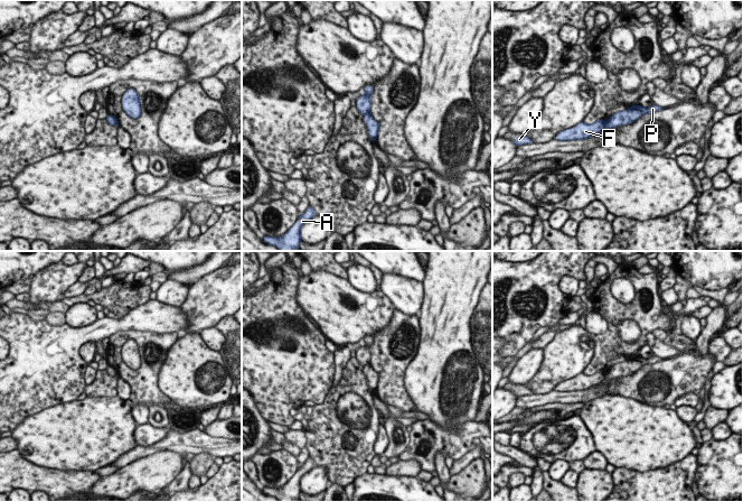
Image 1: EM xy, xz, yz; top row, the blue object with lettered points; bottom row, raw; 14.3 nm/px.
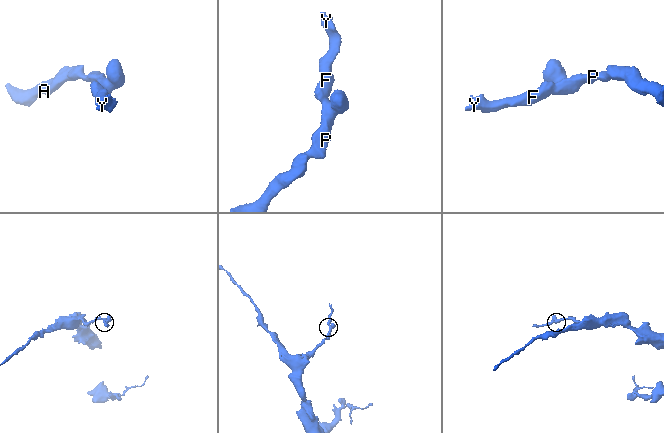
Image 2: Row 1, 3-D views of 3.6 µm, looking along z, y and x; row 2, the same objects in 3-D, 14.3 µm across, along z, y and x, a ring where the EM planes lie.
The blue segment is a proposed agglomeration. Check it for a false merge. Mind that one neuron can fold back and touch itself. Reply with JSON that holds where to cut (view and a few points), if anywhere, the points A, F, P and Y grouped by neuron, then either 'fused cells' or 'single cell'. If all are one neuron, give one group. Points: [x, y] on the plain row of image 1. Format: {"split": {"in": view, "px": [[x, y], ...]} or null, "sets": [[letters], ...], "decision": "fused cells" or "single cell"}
{"split": {"in": "yz", "px": [[607, 372], [604, 378]]}, "sets": [["A", "P"], ["F", "Y"]], "decision": "fused cells"}

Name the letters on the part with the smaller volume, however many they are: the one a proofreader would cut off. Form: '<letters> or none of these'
F, Y

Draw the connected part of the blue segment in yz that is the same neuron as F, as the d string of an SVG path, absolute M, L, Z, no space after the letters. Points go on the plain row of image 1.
M598 371L593 375L581 373L577 376L563 381L555 387L555 391L558 392L572 392L587 390L596 384L600 384L605 380L606 372Z

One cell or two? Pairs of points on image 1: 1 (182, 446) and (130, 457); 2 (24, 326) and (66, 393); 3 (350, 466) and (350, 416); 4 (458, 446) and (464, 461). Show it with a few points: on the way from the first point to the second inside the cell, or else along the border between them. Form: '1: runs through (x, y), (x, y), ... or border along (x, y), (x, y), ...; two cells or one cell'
1: runs through (169, 445), (160, 445), (143, 452); one cell
2: runs through (31, 343), (39, 352), (44, 364), (56, 377); one cell
3: runs through (350, 454), (359, 439), (354, 434), (354, 428); one cell
4: border along (468, 451), (454, 461); two cells

